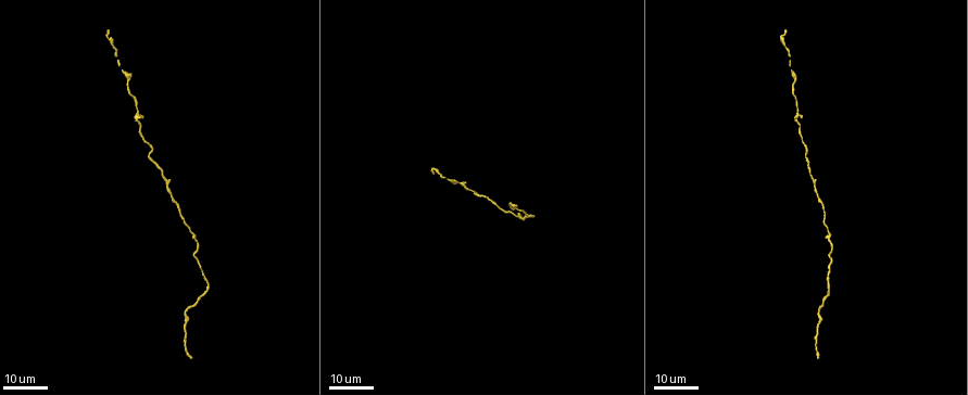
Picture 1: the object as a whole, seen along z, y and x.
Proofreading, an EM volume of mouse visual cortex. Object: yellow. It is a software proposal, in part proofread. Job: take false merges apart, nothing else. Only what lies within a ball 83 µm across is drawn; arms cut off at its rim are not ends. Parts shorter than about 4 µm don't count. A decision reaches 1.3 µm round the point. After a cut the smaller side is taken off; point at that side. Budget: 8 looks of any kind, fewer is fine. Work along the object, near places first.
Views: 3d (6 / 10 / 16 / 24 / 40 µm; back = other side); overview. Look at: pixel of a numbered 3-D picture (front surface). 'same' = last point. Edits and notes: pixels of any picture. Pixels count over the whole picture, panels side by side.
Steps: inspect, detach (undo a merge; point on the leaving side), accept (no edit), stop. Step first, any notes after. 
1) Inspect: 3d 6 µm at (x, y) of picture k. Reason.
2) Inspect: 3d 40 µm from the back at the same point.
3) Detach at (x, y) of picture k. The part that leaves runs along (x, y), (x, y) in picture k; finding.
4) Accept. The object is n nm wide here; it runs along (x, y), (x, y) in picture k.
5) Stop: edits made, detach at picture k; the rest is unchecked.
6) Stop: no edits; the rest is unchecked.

Inspect: 3d 24 µm at (188, 226) of picture 1. Sudden change in width.

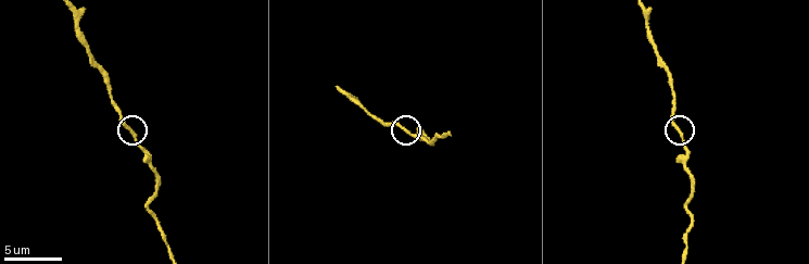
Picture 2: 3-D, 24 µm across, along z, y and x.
Inspect: 3d 6 µm at (128, 127) of picture 2.

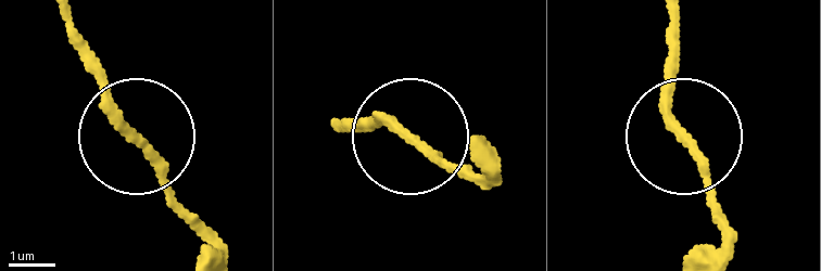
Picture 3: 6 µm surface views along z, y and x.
Inspect: 3d 6 µm from the back at (137, 139) of picture 3. From behind.

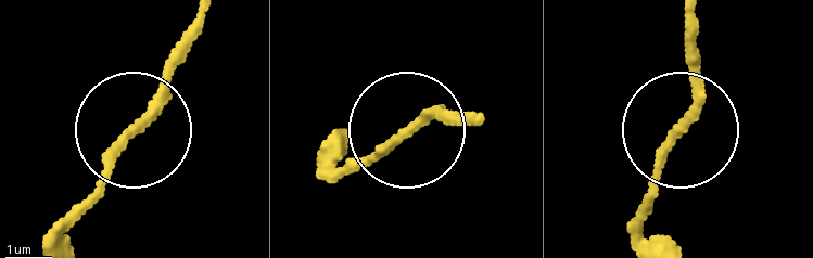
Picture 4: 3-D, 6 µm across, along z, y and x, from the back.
Accept. The object is 200 nm wide here; it runs along (481, 117), (427, 120), (341, 176) in picture 4; one neuron here.

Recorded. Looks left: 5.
Inspect: 3d 16 µm at (685, 246) of picture 2. Narrows sharply.

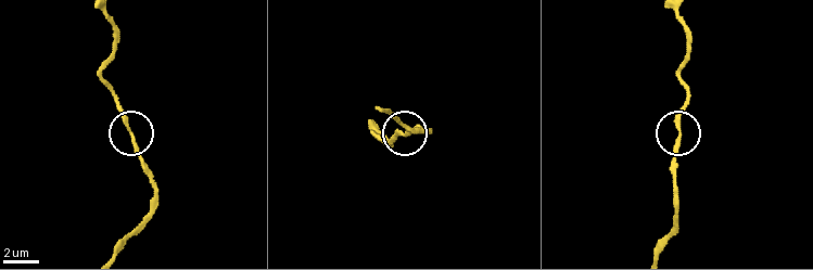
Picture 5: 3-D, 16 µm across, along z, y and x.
Accept. One neuron here.

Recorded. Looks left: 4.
Inspect: 3d 16 µm at (475, 192) of picture 1. Thin neck.

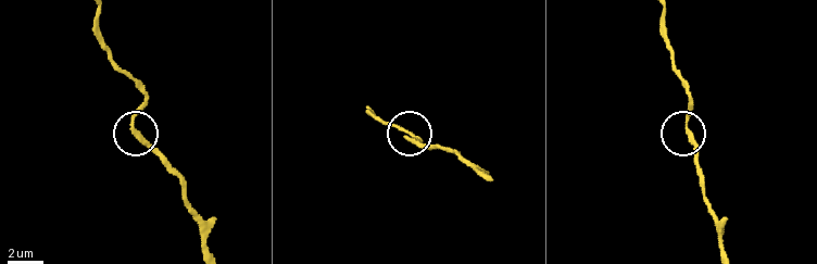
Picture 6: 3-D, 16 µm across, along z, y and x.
Inspect: 3d 6 µm at (133, 125) of picture 6. Closer look.

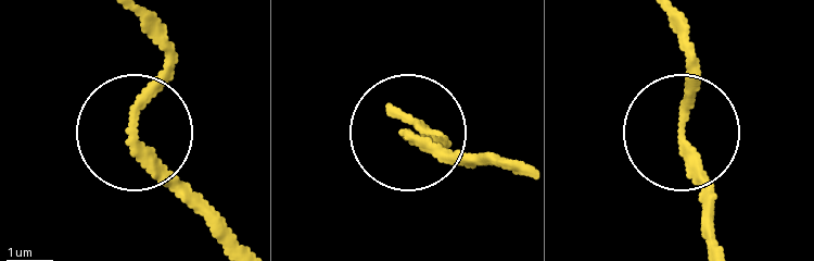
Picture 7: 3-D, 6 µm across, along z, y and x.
Accept. It runs along (715, 245), (684, 127), (684, 26) in picture 7; all the same neuron.

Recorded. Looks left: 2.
Inspect: 3d 16 µm at (137, 112) of picture 1. Three arms meet.

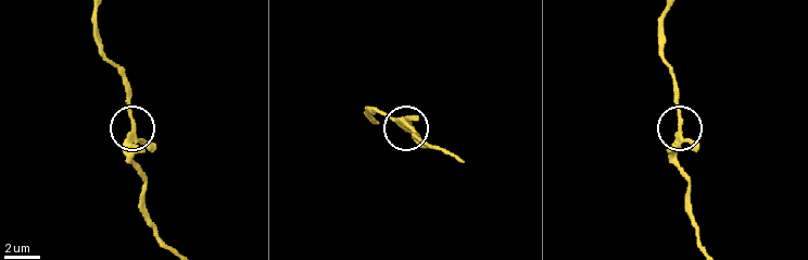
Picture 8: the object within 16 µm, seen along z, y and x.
Inspect: 3d 10 µm at (681, 133) of picture 8.

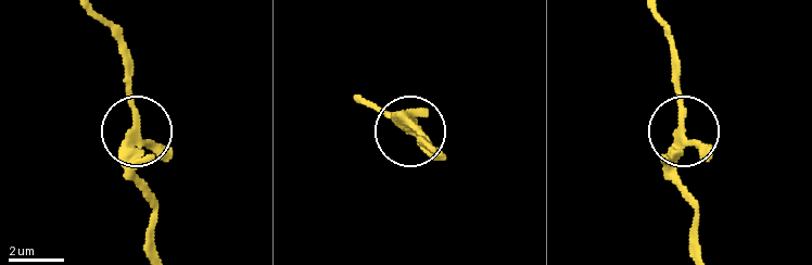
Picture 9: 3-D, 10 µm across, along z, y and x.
Accept. The object is 200 nm wide here; it runs along (154, 244), (152, 202), (131, 160), (138, 117), (131, 50) in picture 9; continuous, no second neuron.

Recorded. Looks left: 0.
Stop: no edits; the rest is unchecked.

